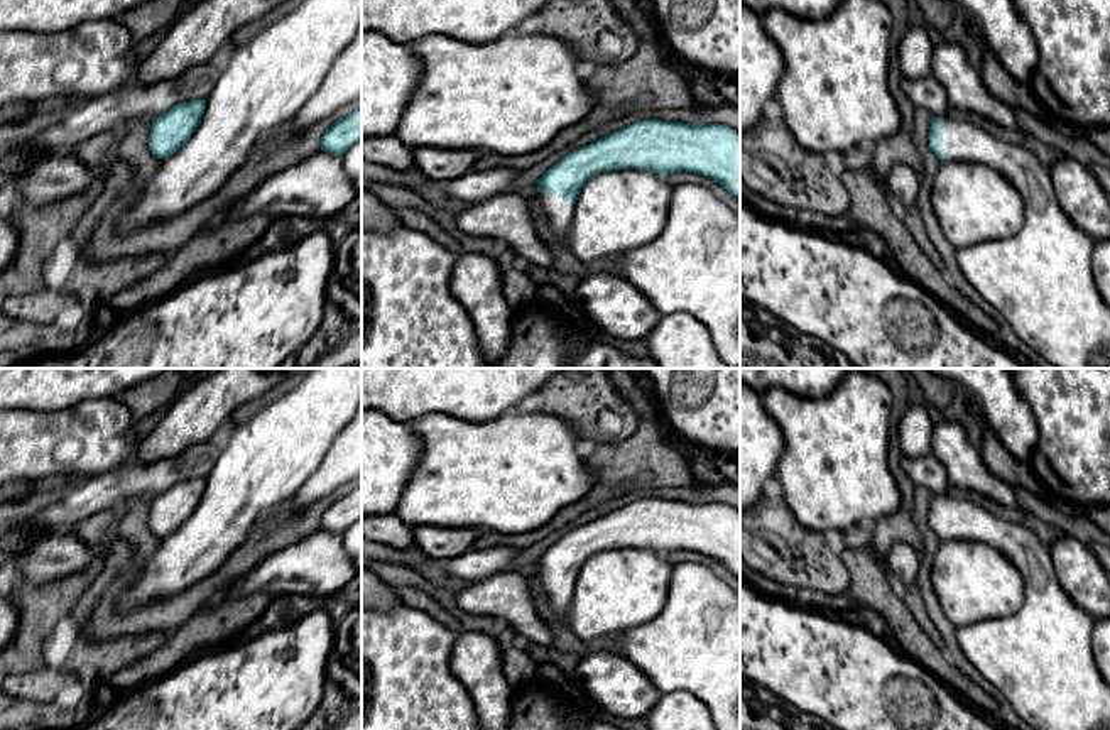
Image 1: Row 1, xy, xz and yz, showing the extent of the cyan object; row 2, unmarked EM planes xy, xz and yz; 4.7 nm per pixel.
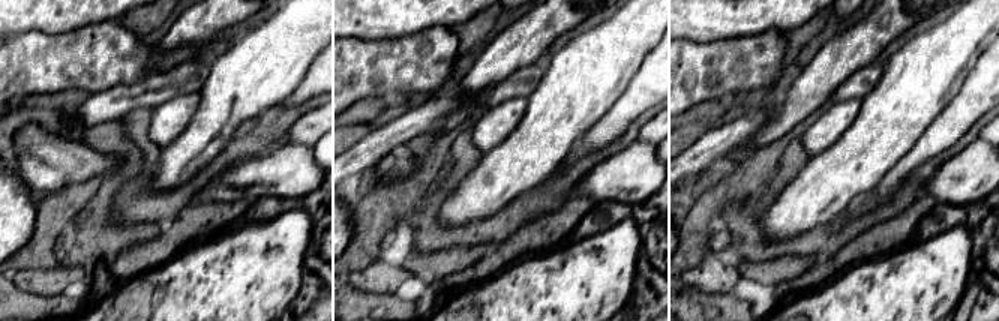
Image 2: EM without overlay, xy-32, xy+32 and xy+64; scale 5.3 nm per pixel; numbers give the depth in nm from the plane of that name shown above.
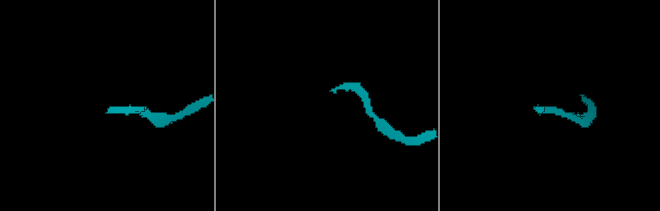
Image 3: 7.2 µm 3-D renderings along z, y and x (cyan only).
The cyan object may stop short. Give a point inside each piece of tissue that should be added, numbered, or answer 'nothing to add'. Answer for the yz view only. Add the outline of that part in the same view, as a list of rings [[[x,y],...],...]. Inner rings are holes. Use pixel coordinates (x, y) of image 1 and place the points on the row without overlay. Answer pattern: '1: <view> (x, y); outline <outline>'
1: yz (1041, 659); outline [[[943,495],[943,527],[946,537],[977,541],[998,549],[1020,571],[1024,595],[1020,608],[1010,617],[993,617],[956,629],[956,644],[966,659],[988,679],[1004,701],[1034,730],[1110,730],[1110,686],[1095,662],[1091,632],[1095,620],[1064,591],[1051,561],[1049,548],[1027,527],[1005,520],[982,505]]]

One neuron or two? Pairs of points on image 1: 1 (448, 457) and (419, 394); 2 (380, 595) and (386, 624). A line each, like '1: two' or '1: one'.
1: two
2: two

